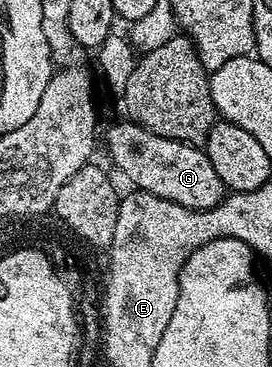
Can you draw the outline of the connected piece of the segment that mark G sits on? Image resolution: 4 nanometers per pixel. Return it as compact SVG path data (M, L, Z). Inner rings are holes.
M123 121L114 123L108 135L105 138L103 135L102 142L108 145L113 164L133 182L131 185L135 189L162 196L162 200L182 204L182 208L191 210L209 210L226 197L226 187L201 147L163 138L134 121Z

